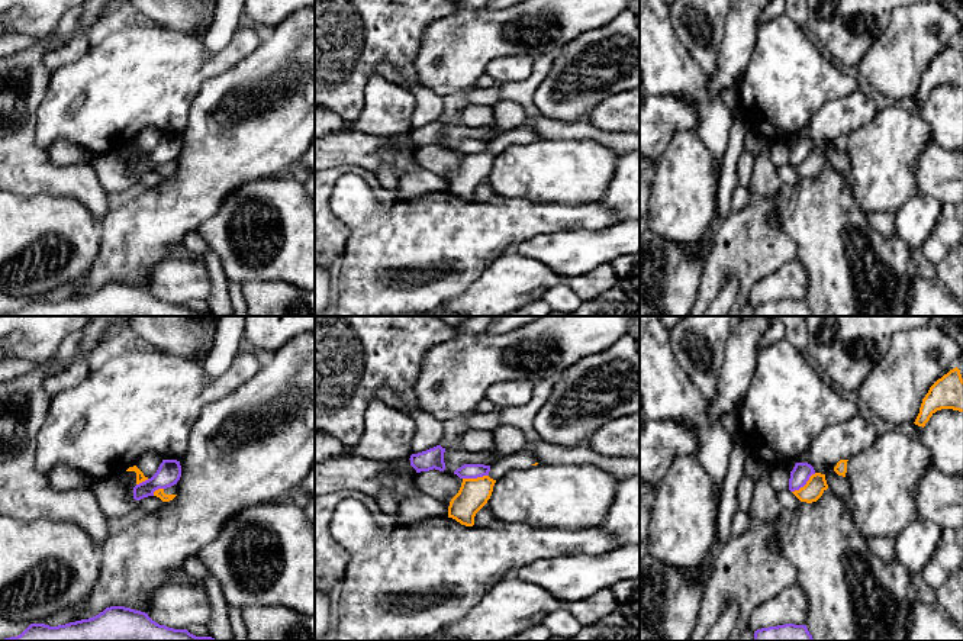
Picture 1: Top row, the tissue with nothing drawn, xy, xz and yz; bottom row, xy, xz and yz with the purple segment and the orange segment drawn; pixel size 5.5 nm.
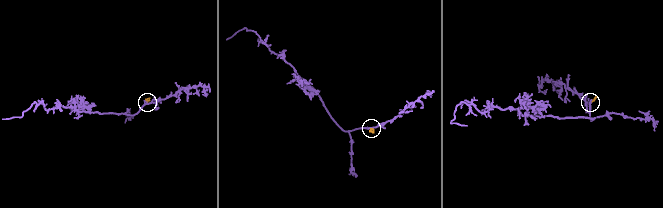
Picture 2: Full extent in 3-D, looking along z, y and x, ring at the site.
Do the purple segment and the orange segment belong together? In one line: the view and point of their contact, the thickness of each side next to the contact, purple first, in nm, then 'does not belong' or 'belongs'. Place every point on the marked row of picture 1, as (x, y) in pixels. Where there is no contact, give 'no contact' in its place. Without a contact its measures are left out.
yz (804, 485) | 110/110 nm | does not belong

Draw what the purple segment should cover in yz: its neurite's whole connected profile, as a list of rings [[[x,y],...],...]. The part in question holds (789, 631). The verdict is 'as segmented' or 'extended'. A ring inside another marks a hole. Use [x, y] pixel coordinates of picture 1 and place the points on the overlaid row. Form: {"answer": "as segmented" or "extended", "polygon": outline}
{"answer": "as segmented", "polygon": [[[785,624],[757,629],[753,641],[814,641],[814,638],[806,625]]]}

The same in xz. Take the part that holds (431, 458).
{"answer": "as segmented", "polygon": [[[437,445],[426,451],[412,454],[409,458],[410,466],[416,470],[416,473],[429,471],[434,468],[444,471],[445,470],[444,452],[445,452],[445,448],[442,448],[441,445]]]}

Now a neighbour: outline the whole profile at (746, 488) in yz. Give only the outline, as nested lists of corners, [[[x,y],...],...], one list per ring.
[[[743,477],[737,486],[737,502],[738,502],[738,510],[748,510],[753,496],[754,496],[754,483],[748,477]]]

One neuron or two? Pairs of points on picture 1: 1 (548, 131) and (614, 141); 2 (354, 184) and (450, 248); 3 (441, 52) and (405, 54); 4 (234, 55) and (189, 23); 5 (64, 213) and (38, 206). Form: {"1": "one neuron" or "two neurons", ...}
{"1": "one neuron", "2": "one neuron", "3": "two neurons", "4": "two neurons", "5": "one neuron"}

